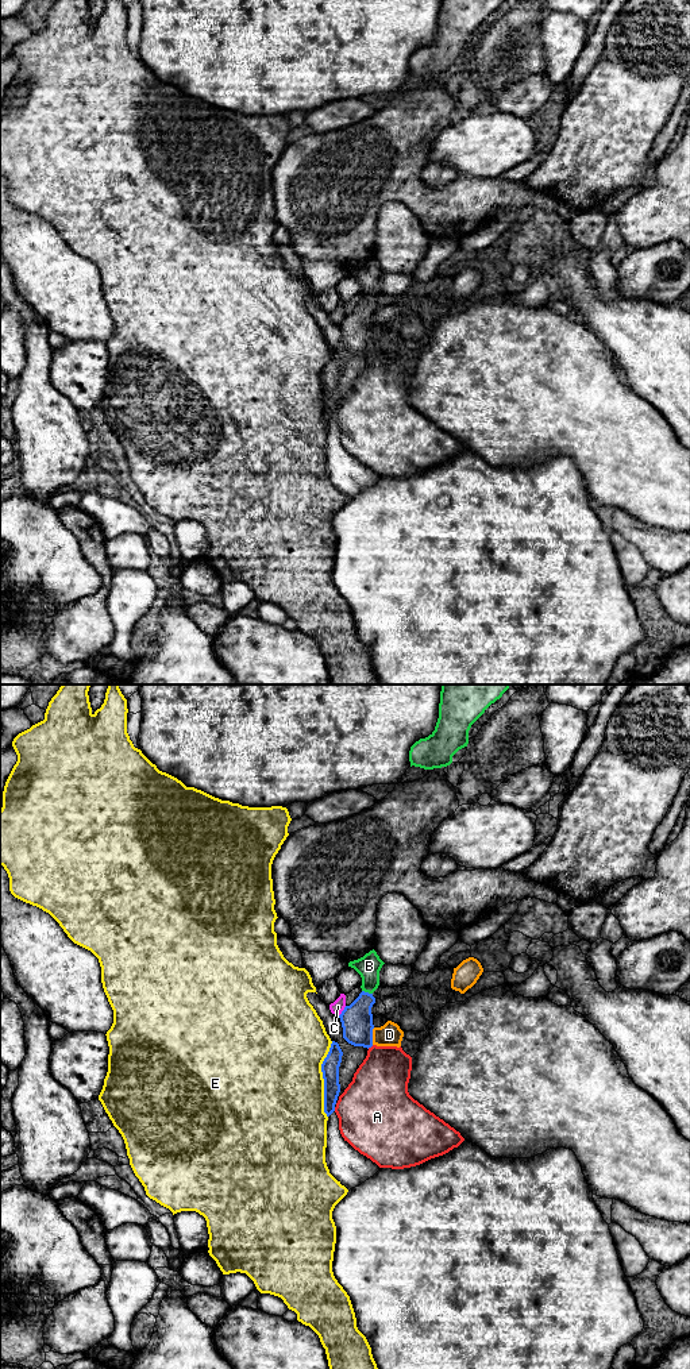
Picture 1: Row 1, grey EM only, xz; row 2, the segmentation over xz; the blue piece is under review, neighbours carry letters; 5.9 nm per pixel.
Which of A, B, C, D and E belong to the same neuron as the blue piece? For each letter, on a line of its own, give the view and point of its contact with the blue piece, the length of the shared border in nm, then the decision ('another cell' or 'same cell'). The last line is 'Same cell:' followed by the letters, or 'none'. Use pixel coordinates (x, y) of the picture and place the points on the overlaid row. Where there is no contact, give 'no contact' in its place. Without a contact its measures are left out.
A: meets blue in xz at (370, 1047); contact 40 nm long; another cell
B: meets blue in xz at (367, 992); contact 70 nm long; same cell
C: meets blue in xz at (342, 1011); contact 80 nm long; another cell
D: meets blue in xz at (372, 1036); contact 110 nm long; another cell
E: meets blue in xz at (323, 1078); contact 460 nm long; another cell
Same cell: B

